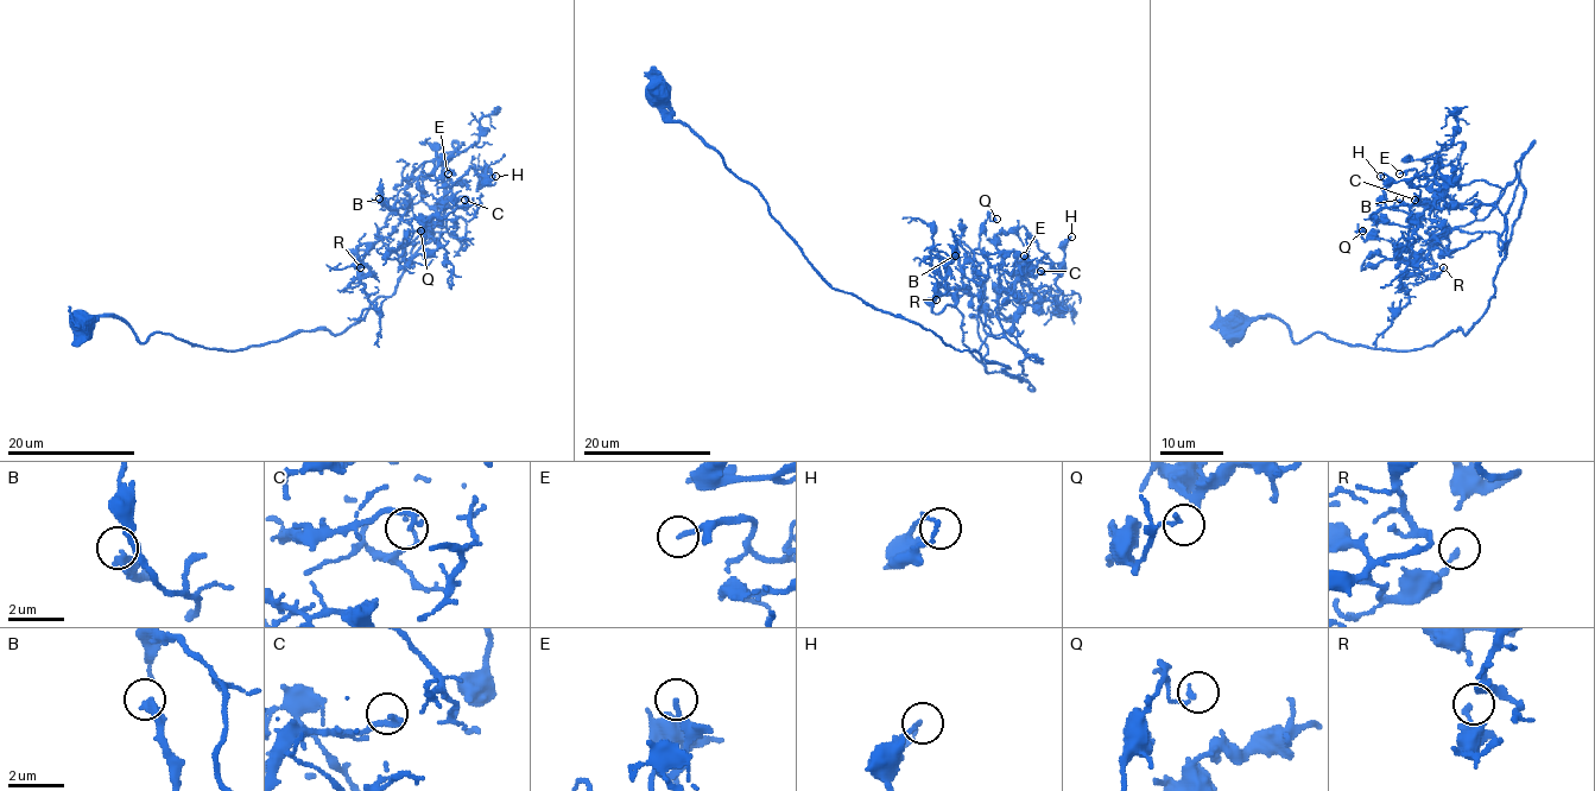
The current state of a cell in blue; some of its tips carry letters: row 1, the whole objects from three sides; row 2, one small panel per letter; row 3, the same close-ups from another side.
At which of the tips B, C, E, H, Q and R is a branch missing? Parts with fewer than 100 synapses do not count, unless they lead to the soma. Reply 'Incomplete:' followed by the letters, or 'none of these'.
Incomplete: none of these

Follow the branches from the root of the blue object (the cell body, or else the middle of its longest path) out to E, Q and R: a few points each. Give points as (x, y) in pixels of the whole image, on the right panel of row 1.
E: (1235, 323), (1391, 349), (1464, 334), (1494, 296), (1523, 154), (1504, 188), (1399, 173)
Q: (1235, 323), (1391, 349), (1464, 334), (1523, 185), (1501, 234), (1447, 254), (1362, 231)
R: (1235, 323), (1391, 349), (1464, 334), (1494, 296), (1523, 154), (1487, 216), (1431, 240), (1423, 273), (1443, 267)

